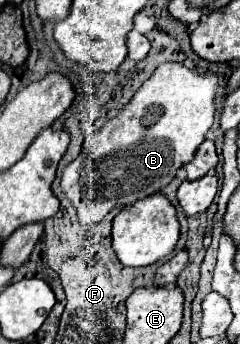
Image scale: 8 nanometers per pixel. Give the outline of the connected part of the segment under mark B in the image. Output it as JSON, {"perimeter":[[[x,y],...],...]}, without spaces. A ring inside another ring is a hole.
{"perimeter":[[[162,63],[162,65],[154,71],[154,75],[140,87],[140,91],[136,91],[134,99],[132,99],[114,119],[110,119],[100,131],[94,133],[92,129],[84,129],[84,147],[82,147],[82,153],[80,153],[80,157],[74,159],[74,161],[64,169],[64,173],[62,173],[62,189],[64,189],[64,193],[68,195],[68,199],[72,201],[72,205],[76,207],[80,221],[82,221],[84,225],[92,227],[92,225],[96,225],[110,209],[130,205],[130,203],[136,201],[136,199],[142,199],[142,197],[146,197],[146,195],[150,195],[150,193],[156,193],[156,191],[162,191],[162,189],[174,179],[176,171],[178,171],[184,163],[188,163],[188,161],[194,159],[198,147],[206,141],[206,133],[208,133],[208,131],[212,129],[212,125],[214,125],[214,97],[216,97],[216,91],[218,91],[218,75],[216,75],[216,73],[202,73],[202,75],[198,75],[198,73],[190,71],[188,67],[184,67],[182,63]]]}

